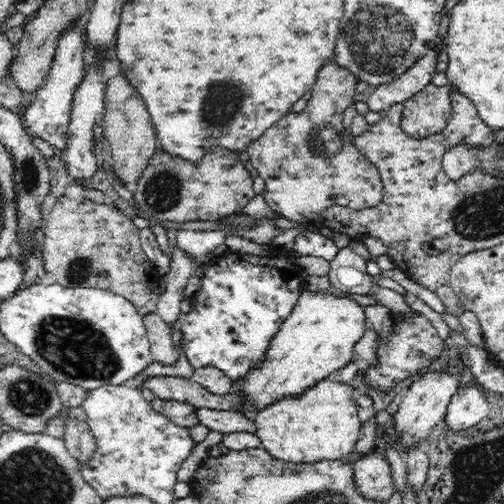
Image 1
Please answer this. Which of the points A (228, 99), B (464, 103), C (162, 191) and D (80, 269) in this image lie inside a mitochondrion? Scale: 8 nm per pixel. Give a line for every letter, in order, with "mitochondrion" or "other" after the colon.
A: mitochondrion
B: other
C: mitochondrion
D: mitochondrion

